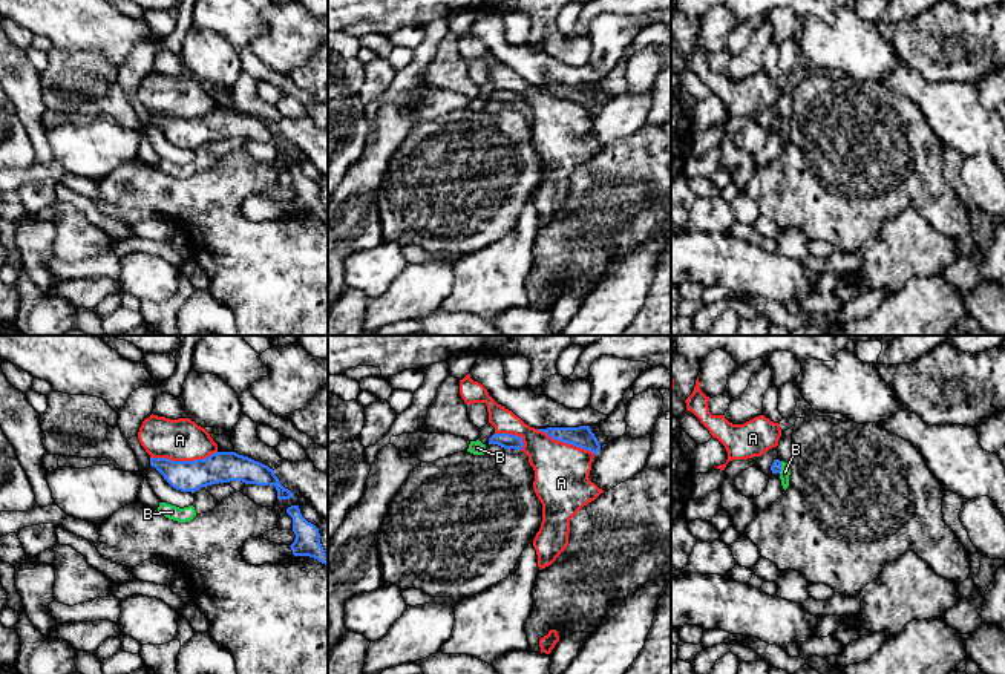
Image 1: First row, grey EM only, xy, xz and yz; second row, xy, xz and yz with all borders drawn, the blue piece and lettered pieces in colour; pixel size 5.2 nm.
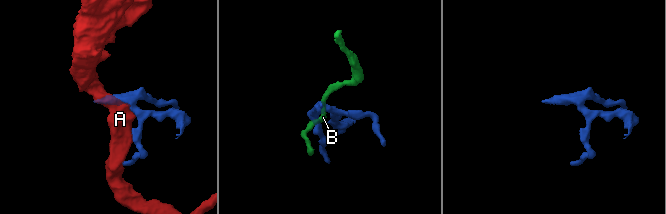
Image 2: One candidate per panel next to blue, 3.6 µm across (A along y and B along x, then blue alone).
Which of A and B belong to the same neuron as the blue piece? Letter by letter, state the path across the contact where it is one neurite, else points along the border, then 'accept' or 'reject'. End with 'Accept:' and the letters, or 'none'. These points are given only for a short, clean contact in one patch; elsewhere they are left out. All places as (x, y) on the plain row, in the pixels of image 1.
A: reject
B: along yz (782, 118), (779, 129) | reject
Accept: none

